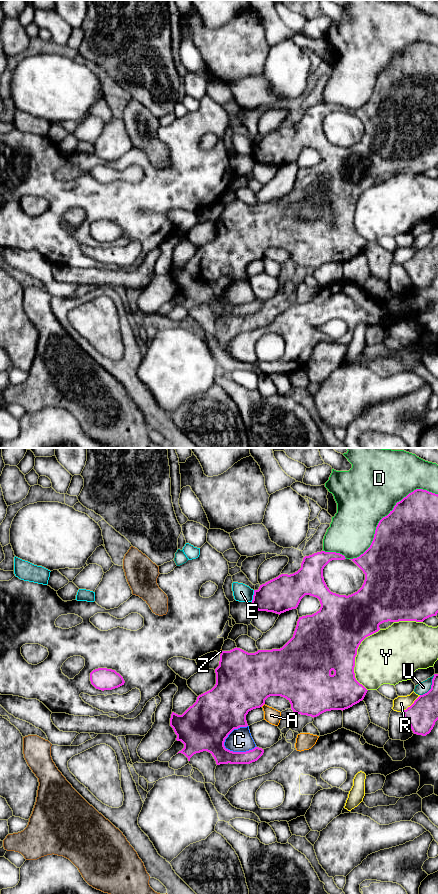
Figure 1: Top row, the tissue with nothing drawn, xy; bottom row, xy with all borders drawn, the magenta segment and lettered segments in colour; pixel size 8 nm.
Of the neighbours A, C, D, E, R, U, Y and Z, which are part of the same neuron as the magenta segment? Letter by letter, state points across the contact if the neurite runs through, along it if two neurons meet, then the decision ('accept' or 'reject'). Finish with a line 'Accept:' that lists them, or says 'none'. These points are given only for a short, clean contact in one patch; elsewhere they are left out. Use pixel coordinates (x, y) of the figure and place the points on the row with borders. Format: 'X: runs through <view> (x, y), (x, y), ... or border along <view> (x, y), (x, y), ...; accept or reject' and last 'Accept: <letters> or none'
A: reject
C: border along xy (223, 742), (226, 748), (233, 751), (248, 751), (256, 747); reject
D: reject
E: border along xy (254, 590), (251, 601); reject
R: reject
U: reject
Y: reject
Z: reject
Accept: none

